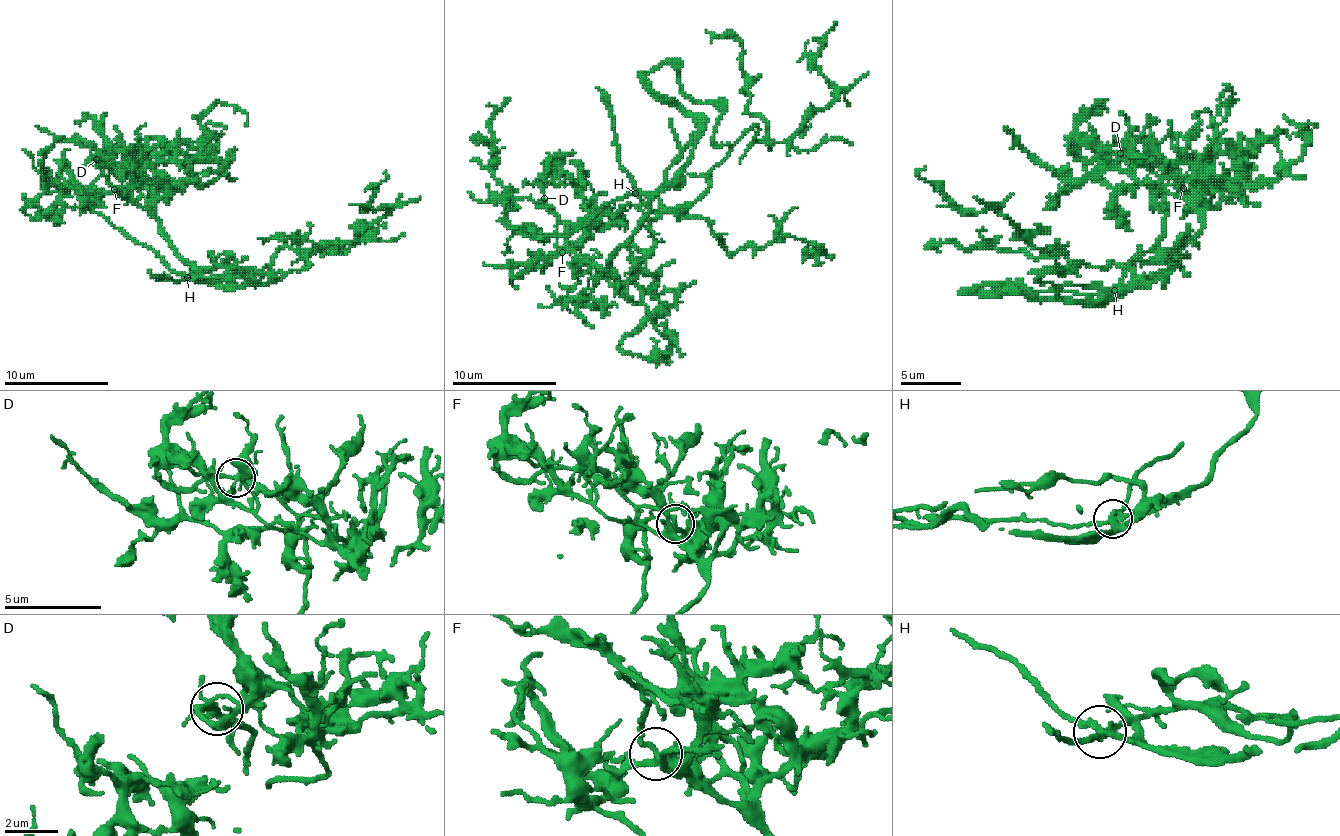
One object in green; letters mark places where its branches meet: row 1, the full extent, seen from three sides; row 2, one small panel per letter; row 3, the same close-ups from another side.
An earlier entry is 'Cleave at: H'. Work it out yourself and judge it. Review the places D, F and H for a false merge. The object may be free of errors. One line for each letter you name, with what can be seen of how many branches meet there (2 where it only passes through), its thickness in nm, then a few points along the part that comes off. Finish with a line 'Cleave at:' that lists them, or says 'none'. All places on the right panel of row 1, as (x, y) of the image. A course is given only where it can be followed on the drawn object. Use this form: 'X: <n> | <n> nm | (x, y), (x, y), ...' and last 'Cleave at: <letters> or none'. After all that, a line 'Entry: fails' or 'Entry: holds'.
Cleave at: none
Entry: fails

